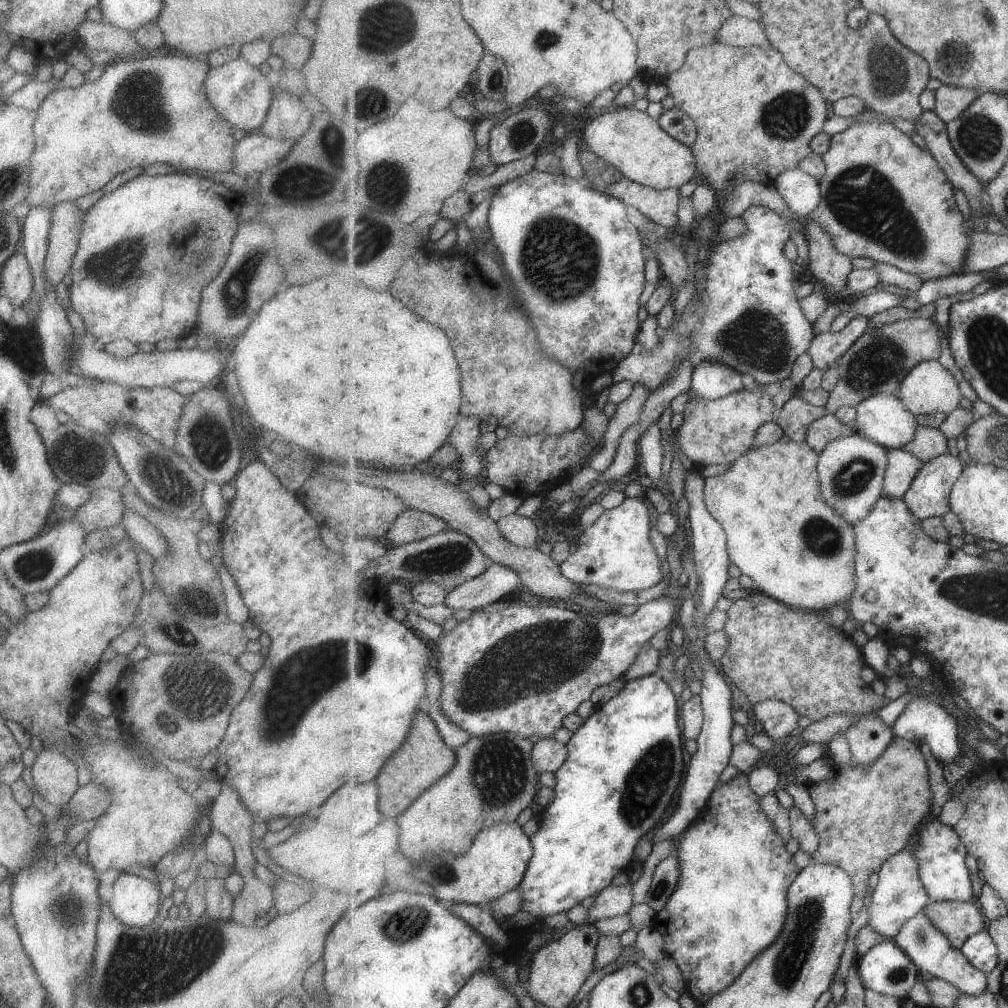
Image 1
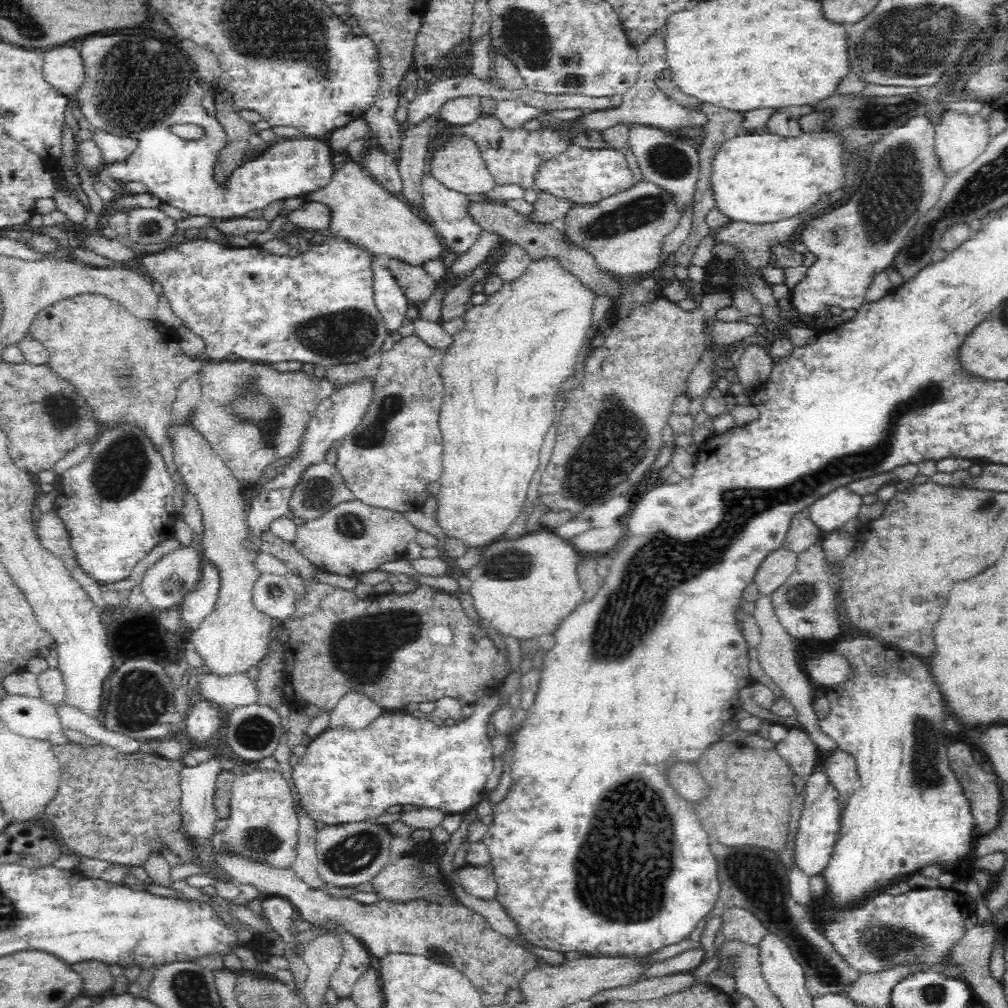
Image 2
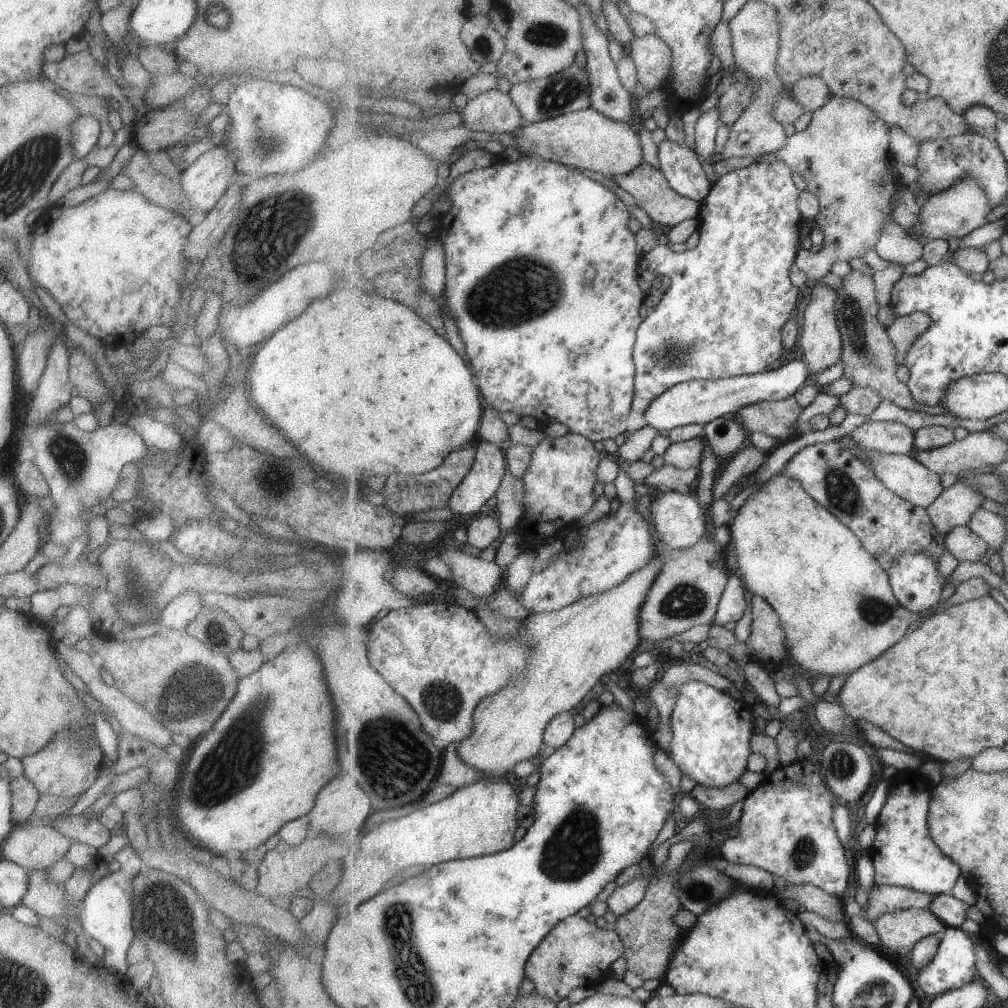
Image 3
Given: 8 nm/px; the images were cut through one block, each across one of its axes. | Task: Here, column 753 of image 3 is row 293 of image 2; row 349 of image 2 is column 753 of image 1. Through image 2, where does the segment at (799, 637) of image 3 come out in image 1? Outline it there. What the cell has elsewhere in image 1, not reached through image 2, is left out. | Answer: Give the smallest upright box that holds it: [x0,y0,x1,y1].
[706,439,859,610]

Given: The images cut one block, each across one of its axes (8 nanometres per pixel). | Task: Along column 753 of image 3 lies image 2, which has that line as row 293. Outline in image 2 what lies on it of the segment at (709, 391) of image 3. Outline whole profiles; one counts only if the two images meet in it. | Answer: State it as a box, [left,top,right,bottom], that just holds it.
[374,259,412,332]

